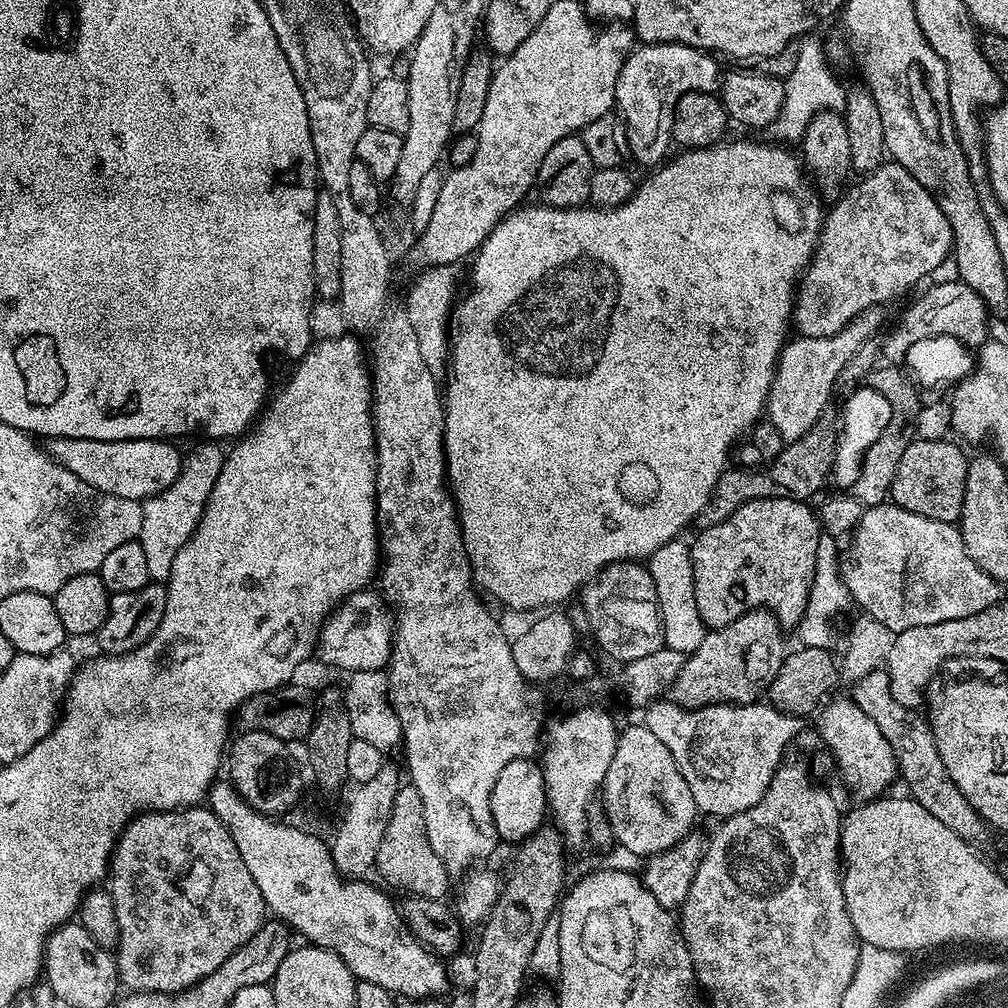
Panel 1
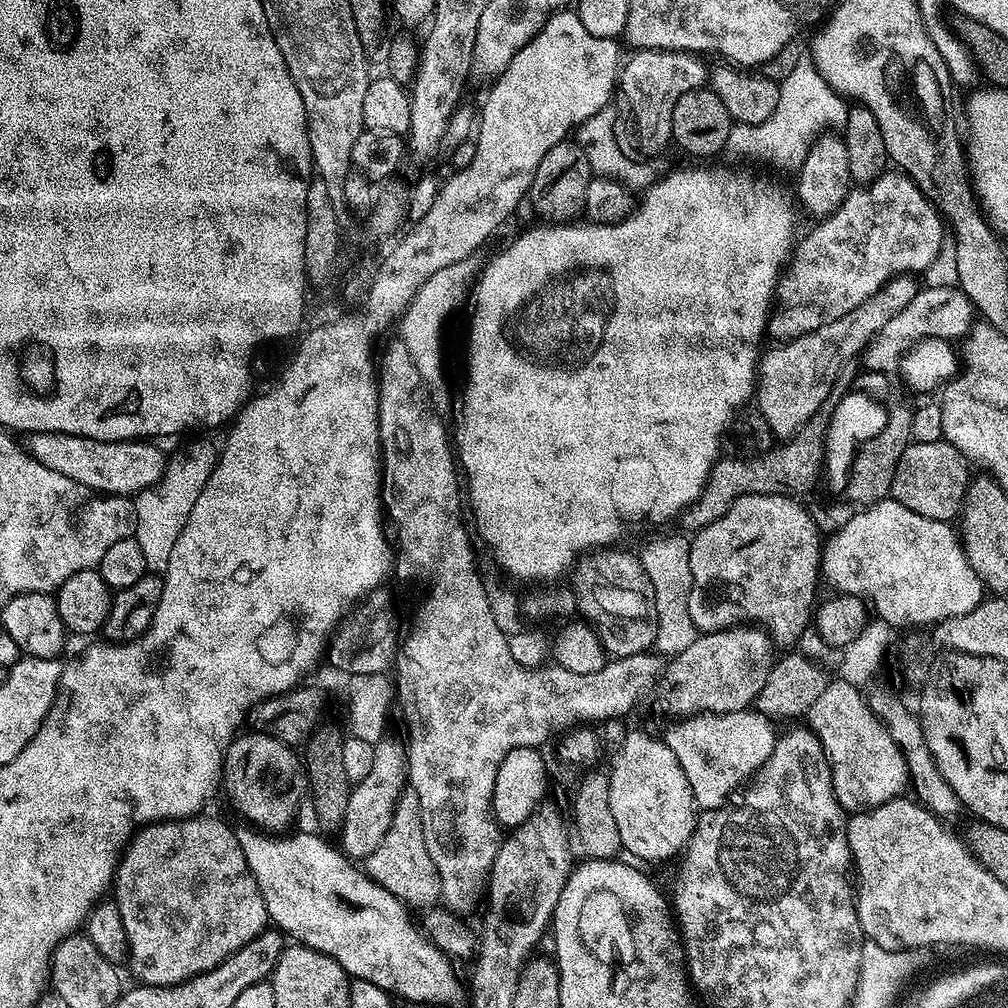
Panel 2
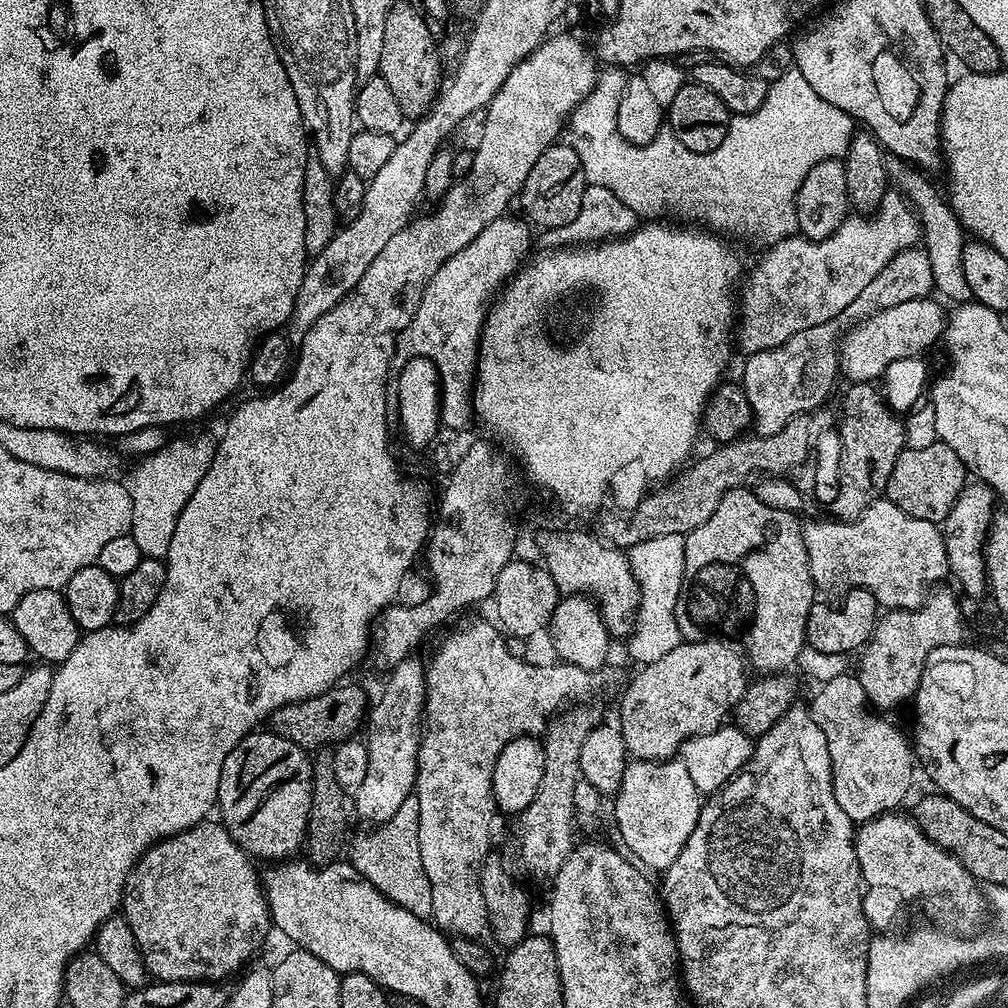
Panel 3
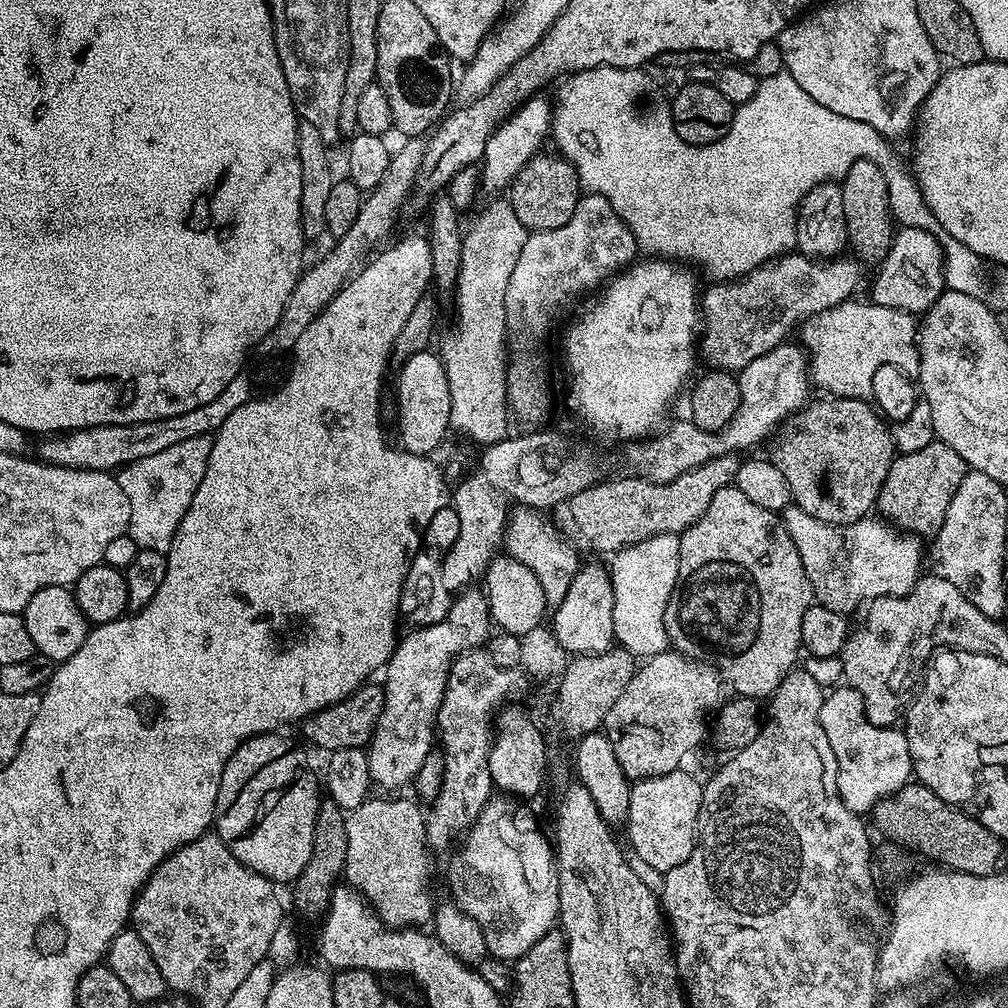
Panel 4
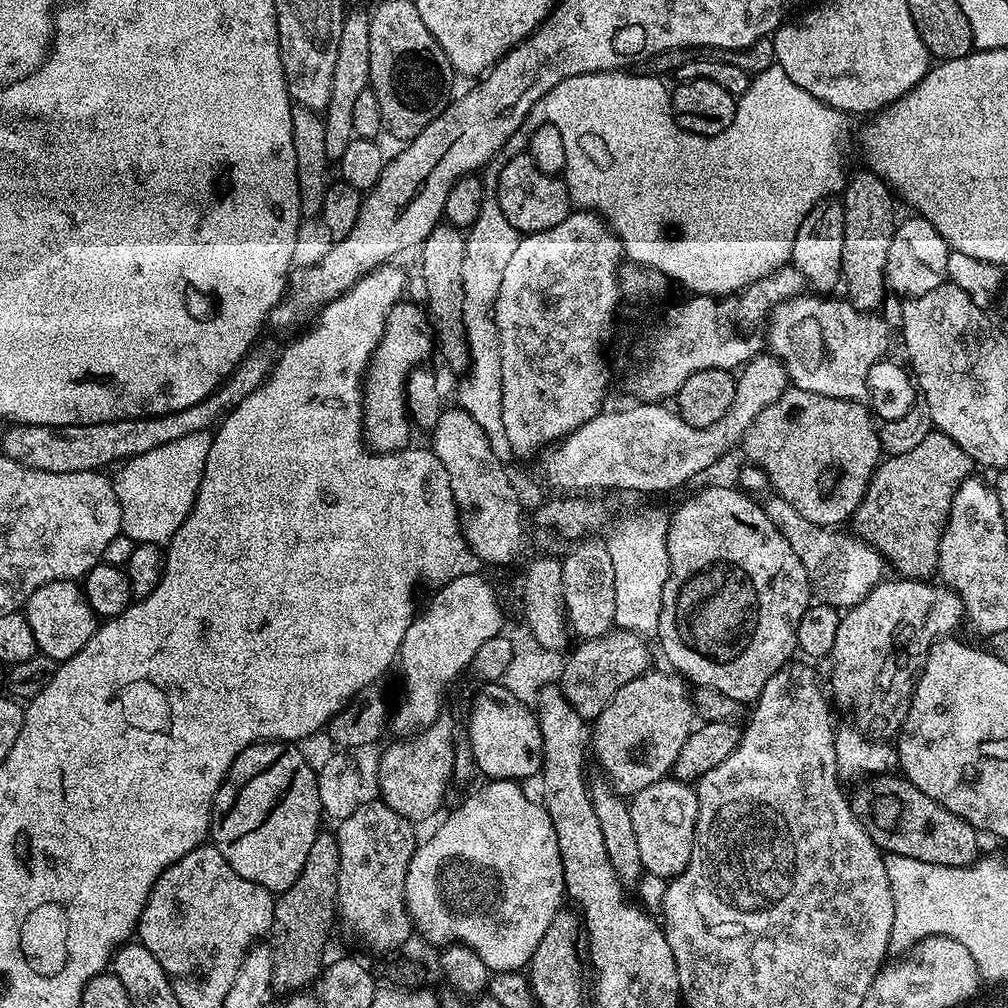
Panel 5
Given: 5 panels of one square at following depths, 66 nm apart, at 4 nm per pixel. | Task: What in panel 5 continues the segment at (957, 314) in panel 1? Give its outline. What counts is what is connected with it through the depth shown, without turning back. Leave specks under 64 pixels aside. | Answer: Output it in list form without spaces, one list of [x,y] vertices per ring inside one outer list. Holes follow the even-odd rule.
[[[813,297],[810,300],[794,298],[785,301],[771,313],[767,321],[767,351],[786,365],[789,381],[795,387],[830,398],[863,401],[867,397],[867,374],[870,368],[887,353],[884,351],[888,348],[888,324],[882,317],[876,316],[880,314],[860,312],[847,299]]]

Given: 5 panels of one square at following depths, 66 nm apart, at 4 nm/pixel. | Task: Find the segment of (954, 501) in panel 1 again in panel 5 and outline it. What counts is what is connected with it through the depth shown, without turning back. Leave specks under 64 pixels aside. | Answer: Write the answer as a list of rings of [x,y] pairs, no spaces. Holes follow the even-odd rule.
[[[945,432],[925,434],[906,454],[888,456],[872,475],[862,502],[850,518],[855,535],[867,540],[905,580],[928,580],[940,562],[940,539],[958,486],[973,475],[974,462]]]

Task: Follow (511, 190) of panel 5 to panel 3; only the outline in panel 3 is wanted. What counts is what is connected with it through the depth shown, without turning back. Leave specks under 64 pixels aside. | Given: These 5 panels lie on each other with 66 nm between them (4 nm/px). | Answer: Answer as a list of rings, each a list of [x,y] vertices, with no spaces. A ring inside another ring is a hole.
[[[557,142],[544,151],[542,158],[534,162],[534,170],[526,174],[518,204],[524,207],[523,215],[529,225],[537,229],[540,227],[540,230],[561,228],[574,222],[578,210],[582,210],[582,194],[585,187],[584,171],[582,162],[578,162],[578,154],[574,154],[574,150],[566,142]]]

